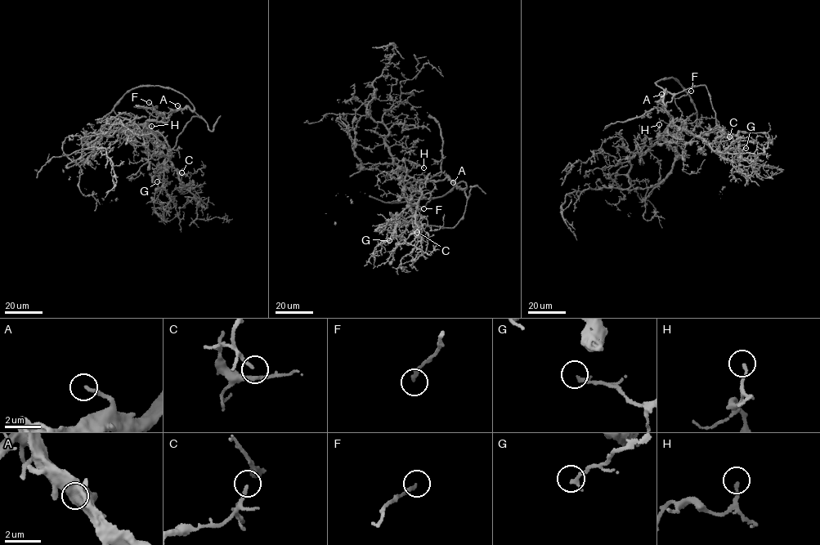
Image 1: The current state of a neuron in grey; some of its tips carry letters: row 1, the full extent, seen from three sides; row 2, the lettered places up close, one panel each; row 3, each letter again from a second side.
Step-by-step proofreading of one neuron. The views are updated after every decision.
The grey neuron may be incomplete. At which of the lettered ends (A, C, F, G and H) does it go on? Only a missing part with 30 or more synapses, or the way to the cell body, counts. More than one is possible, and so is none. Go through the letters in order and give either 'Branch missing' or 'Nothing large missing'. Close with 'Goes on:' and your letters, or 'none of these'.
A: Nothing large missing
C: Nothing large missing
F: Nothing large missing
G: Nothing large missing
H: Nothing large missing
Goes on: none of these

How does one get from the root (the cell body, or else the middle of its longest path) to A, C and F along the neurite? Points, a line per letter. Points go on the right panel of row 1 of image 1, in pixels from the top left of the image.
A: (659, 139), (672, 118), (658, 101), (661, 94)
C: (659, 139), (671, 122), (710, 144), (726, 140), (729, 136)
F: (659, 139), (671, 122), (680, 118), (682, 111), (675, 99), (691, 91)

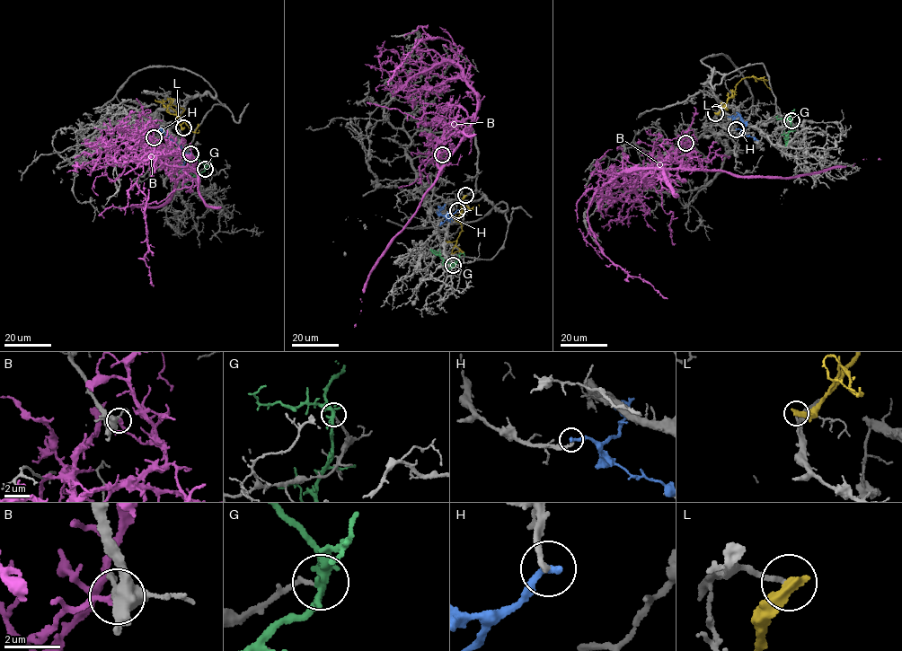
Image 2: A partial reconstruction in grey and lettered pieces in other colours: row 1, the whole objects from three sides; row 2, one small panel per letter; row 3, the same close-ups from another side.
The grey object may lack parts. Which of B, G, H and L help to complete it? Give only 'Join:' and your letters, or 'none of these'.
Join: none of these

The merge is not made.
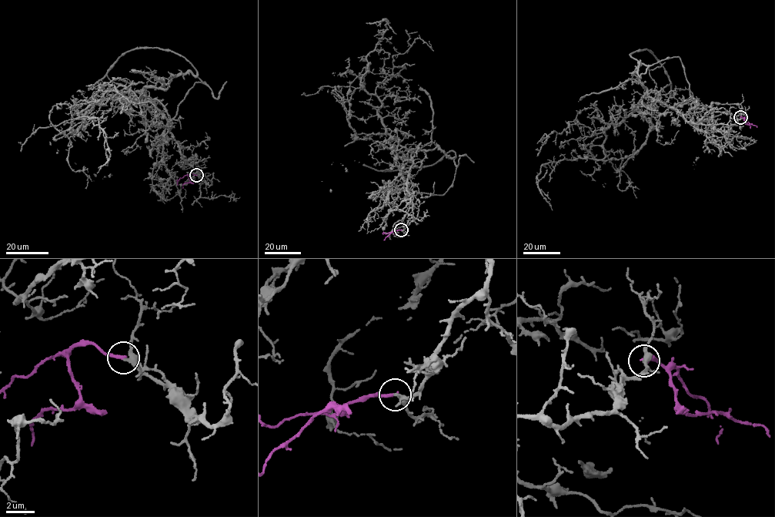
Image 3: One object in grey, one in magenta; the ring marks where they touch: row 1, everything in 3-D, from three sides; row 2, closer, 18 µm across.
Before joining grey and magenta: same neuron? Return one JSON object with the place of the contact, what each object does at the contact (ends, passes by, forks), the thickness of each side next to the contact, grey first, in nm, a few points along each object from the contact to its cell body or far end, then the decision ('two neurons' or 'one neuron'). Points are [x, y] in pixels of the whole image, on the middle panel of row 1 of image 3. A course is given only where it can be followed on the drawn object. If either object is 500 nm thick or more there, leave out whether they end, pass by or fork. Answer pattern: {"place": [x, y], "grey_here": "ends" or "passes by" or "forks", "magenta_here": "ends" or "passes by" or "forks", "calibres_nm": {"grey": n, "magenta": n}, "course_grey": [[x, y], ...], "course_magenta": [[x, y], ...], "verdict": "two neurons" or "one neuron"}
{"place": [401, 229], "grey_here": "passes by", "magenta_here": "ends", "calibres_nm": {"grey": 280, "magenta": 240}, "course_grey": [[401, 229], [413, 215], [412, 152], [387, 132], [381, 101], [361, 86], [388, 21], [365, 23]], "course_magenta": [[401, 229], [391, 232], [384, 240]], "verdict": "one neuron"}

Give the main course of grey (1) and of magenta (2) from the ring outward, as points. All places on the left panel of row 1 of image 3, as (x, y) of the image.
1: (196, 175), (210, 185), (132, 91), (79, 113), (105, 134), (97, 173)
2: (196, 175), (188, 173), (189, 182), (183, 184), (182, 188)

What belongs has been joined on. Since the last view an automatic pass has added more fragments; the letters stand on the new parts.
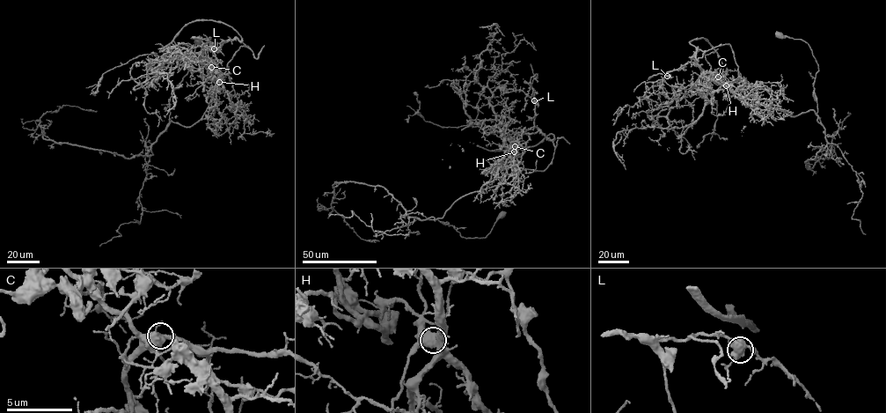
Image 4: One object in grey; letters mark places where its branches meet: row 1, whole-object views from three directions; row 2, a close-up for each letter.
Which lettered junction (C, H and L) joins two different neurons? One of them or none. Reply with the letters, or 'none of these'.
H

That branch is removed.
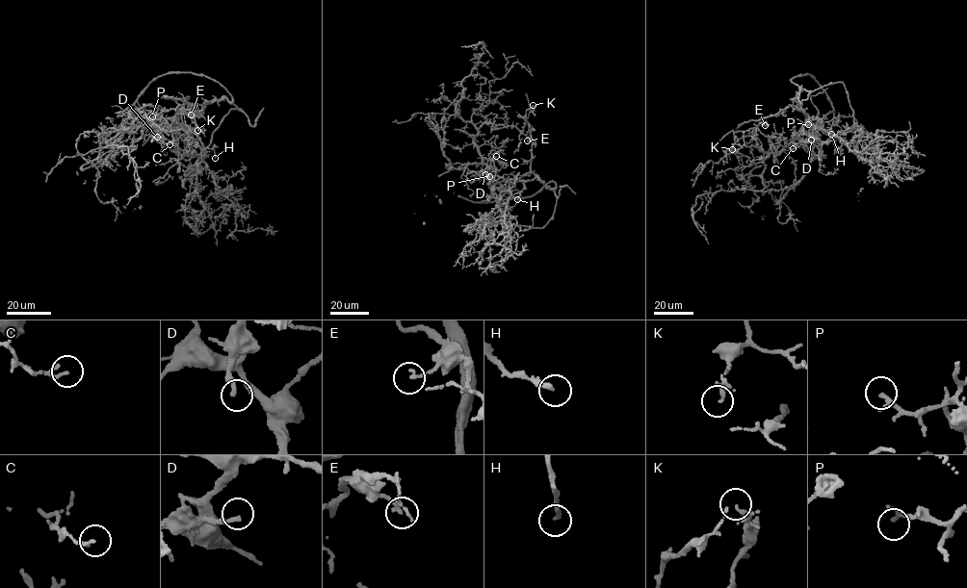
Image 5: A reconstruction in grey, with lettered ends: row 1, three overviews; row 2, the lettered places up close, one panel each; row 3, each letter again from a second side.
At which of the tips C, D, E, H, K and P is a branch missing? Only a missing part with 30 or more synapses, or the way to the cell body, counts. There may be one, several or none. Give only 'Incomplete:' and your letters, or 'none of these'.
Incomplete: D, H, P

